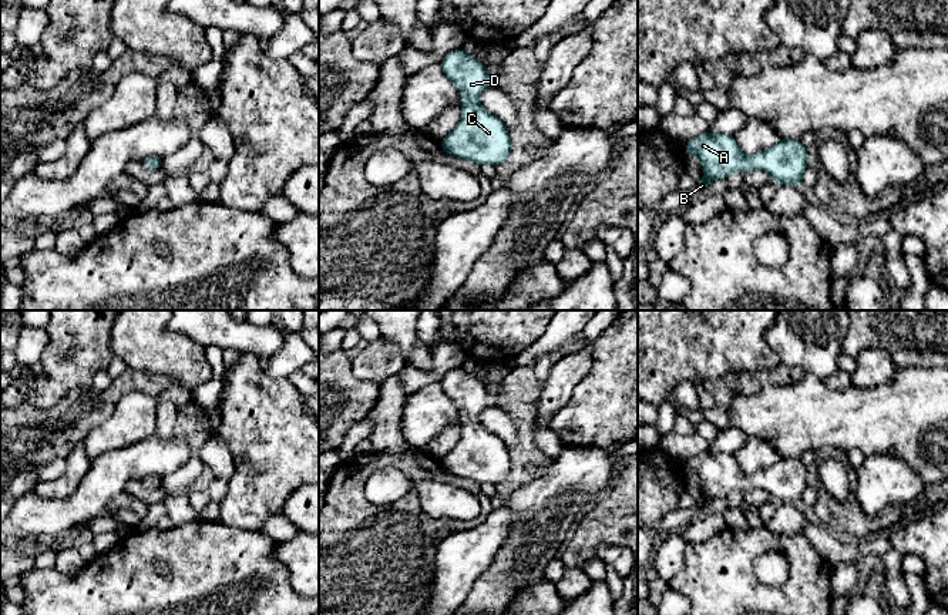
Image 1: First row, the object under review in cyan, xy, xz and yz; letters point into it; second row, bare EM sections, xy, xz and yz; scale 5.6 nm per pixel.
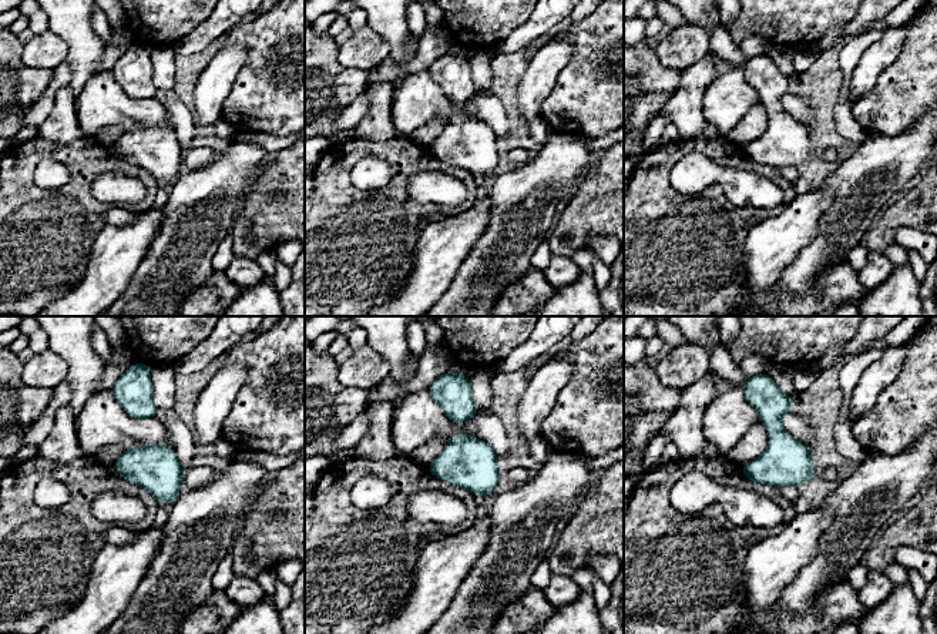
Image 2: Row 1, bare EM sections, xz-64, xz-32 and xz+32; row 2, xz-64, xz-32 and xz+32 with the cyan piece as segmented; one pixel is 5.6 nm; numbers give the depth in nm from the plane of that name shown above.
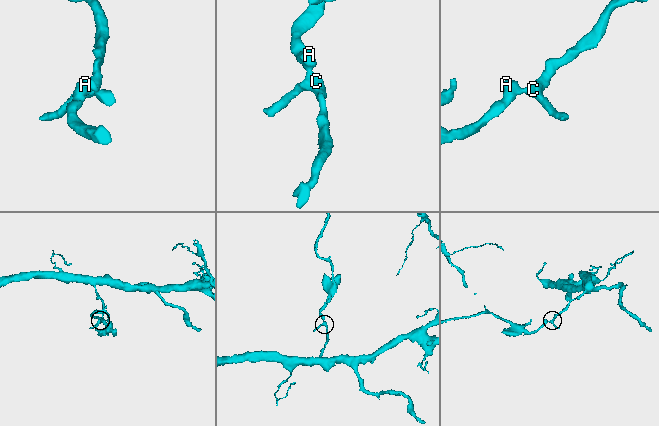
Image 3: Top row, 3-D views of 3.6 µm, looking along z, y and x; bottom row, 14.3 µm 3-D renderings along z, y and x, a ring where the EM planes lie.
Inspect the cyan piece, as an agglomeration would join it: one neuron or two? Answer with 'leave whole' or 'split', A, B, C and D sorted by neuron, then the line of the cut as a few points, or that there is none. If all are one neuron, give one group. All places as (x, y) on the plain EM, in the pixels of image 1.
leave whole | A B C D | no cut

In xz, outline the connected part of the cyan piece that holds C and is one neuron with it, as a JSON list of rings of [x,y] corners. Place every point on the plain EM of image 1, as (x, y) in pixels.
[[[463,367],[453,369],[441,379],[440,386],[461,414],[461,438],[440,458],[443,470],[478,484],[497,485],[508,478],[511,458],[508,446],[481,423],[481,411],[491,404],[487,387]]]

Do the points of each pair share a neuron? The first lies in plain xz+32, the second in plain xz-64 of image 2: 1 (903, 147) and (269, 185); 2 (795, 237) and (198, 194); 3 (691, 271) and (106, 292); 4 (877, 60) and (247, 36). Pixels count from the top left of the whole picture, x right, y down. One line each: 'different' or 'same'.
1: different
2: different
3: different
4: different

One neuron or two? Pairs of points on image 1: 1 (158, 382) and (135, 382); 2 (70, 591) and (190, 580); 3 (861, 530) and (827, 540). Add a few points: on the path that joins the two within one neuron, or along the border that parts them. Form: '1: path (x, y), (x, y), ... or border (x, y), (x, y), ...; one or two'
1: path (153, 382), (141, 382); one
2: path (100, 594), (160, 594); one
3: border (868, 537), (861, 541); two

